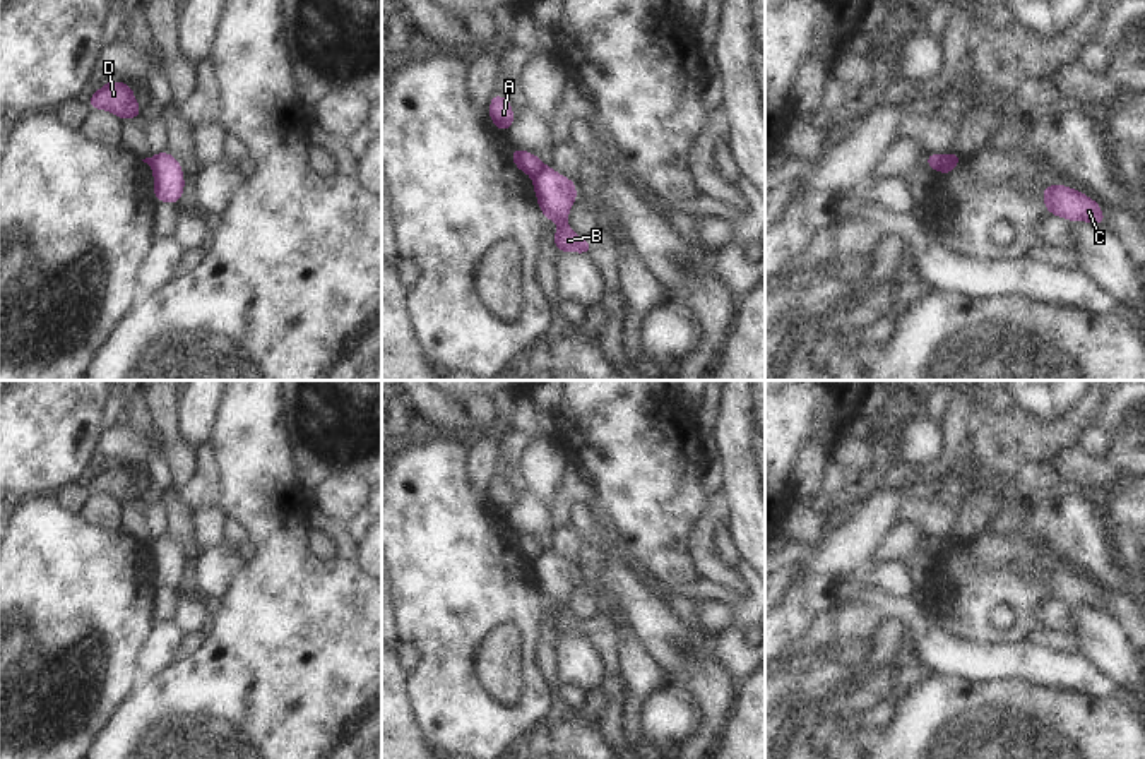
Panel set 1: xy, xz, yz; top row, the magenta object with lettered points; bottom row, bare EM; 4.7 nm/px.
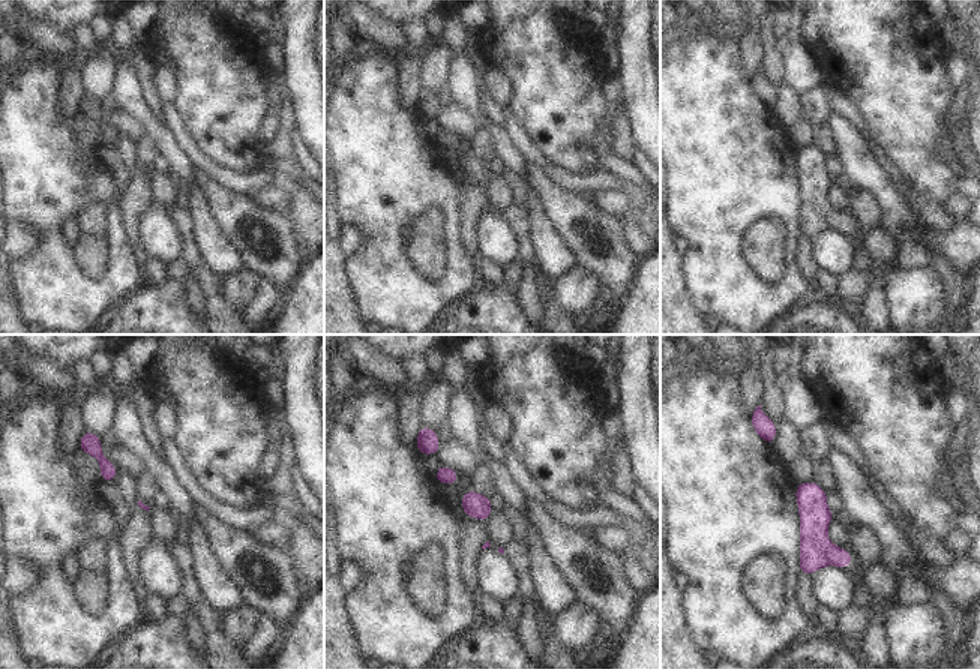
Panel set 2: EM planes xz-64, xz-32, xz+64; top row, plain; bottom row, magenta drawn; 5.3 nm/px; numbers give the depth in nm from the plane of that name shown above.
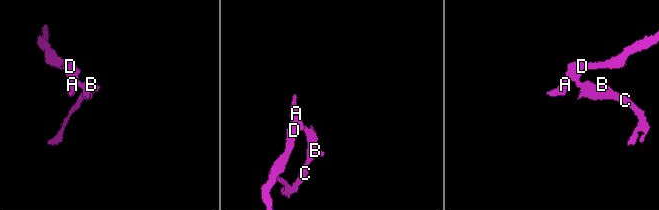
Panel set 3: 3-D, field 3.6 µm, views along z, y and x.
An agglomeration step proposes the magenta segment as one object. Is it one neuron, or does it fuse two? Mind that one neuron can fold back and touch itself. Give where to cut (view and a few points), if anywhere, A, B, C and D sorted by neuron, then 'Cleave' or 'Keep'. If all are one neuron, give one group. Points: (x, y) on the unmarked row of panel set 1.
Split along yz (940, 540), (937, 552). Groups: A D / B C. Cleave.

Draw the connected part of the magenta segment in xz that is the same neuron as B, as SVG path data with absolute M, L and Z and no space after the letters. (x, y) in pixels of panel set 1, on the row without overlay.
M544 550L532 559L532 569L544 605L558 605L558 613L553 622L558 637L578 636L589 639L592 627L575 619L567 607L568 595L578 581L575 565L556 557L551 550Z

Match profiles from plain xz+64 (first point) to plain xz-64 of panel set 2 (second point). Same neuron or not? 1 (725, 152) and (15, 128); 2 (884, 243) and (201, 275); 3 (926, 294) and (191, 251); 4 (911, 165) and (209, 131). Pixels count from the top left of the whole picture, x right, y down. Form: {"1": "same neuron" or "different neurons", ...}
{"1": "same neuron", "2": "different neurons", "3": "same neuron", "4": "same neuron"}

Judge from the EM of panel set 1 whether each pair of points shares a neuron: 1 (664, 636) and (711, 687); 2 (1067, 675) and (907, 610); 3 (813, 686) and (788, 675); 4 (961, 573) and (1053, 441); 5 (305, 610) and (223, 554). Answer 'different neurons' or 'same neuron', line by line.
1: same neuron
2: same neuron
3: different neurons
4: different neurons
5: different neurons

